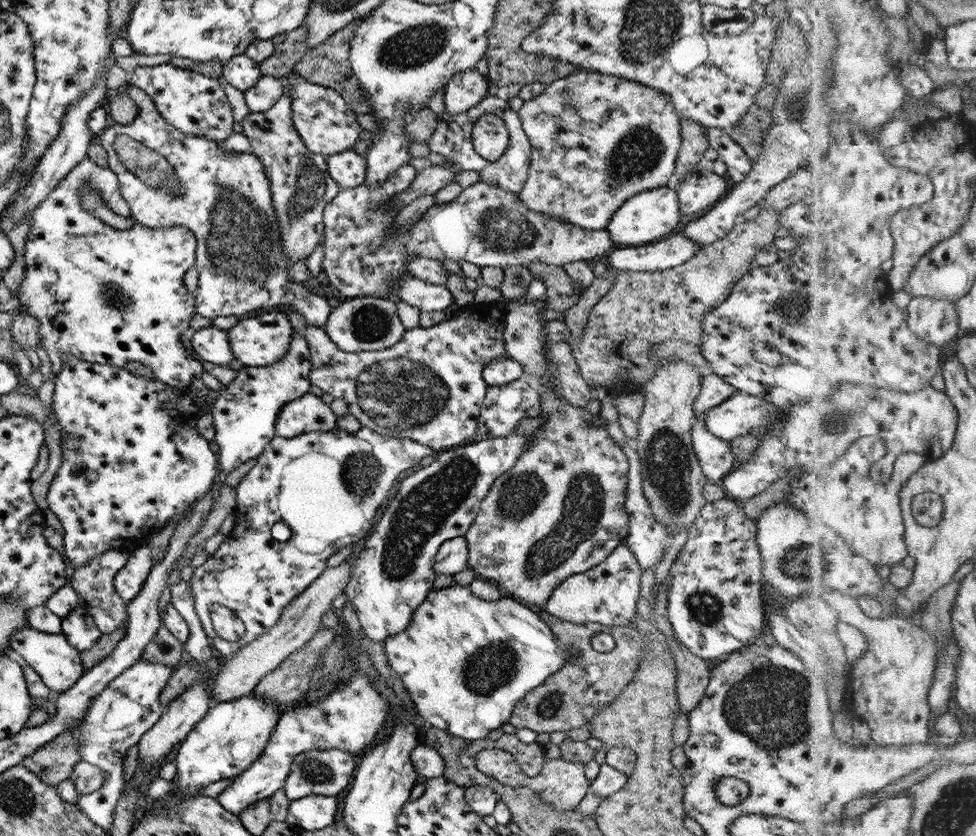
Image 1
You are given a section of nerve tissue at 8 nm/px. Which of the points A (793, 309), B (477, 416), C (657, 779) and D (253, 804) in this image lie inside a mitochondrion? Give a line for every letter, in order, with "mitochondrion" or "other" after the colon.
A: mitochondrion
B: other
C: other
D: other

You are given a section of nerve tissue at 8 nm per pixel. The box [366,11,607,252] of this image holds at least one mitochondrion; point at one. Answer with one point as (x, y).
(412, 47)

